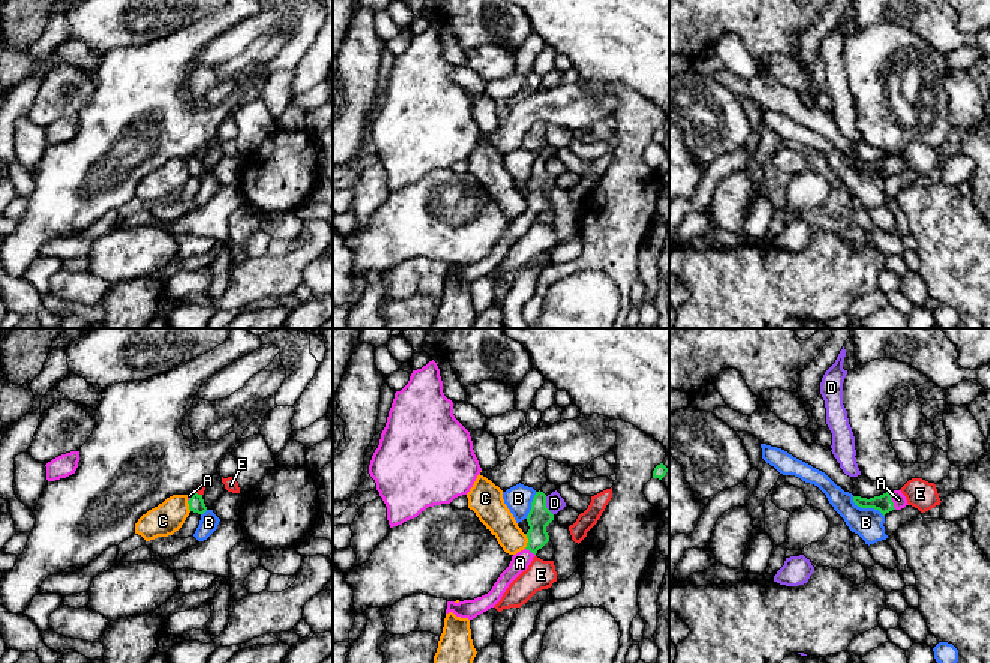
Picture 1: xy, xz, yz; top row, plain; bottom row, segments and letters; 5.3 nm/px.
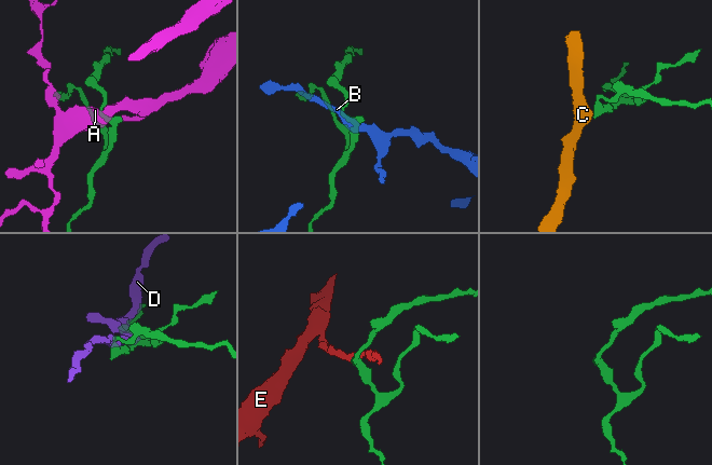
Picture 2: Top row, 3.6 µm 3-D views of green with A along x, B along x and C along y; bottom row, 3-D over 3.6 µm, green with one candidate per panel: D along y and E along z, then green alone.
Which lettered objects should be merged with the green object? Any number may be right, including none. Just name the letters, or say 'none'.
A

